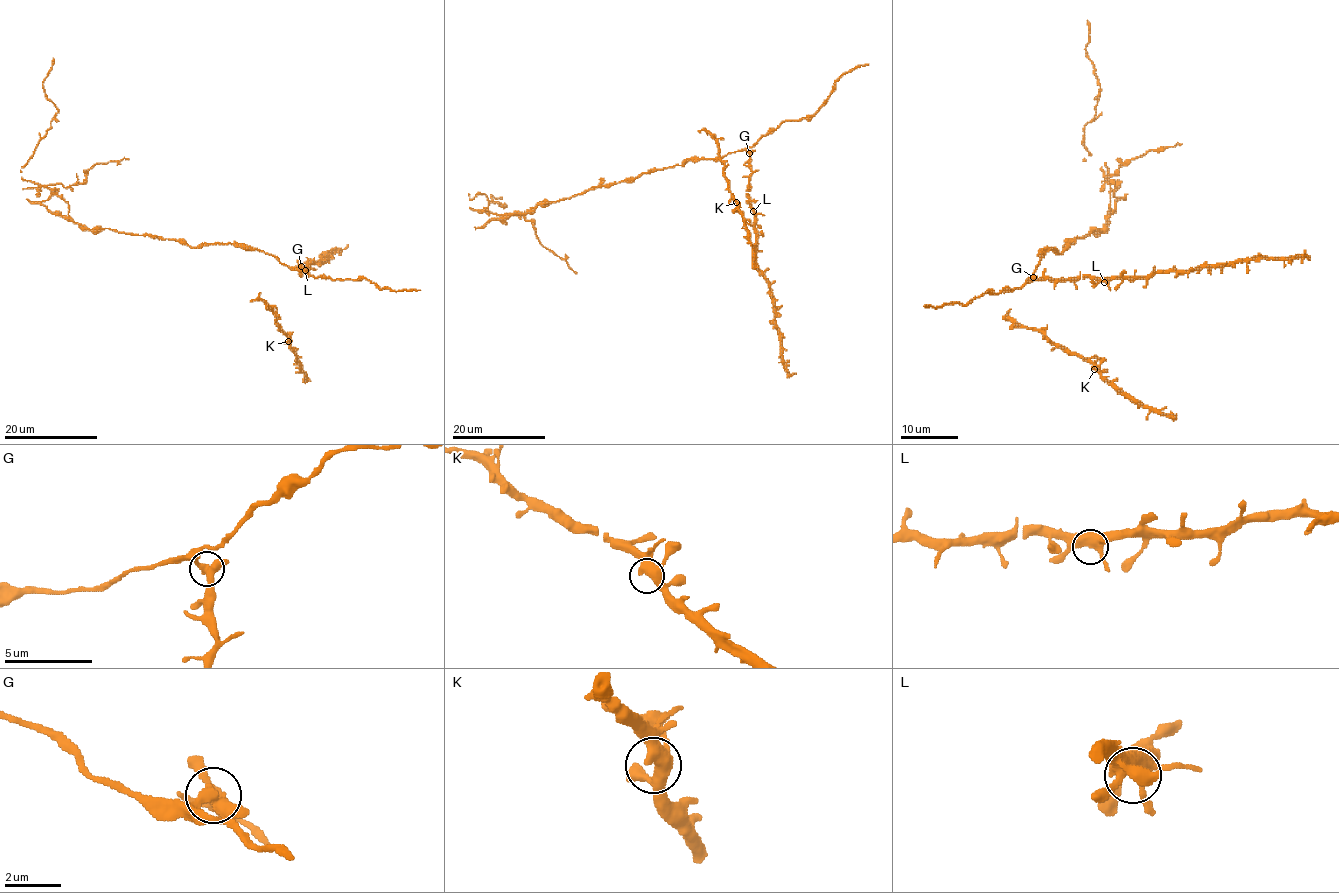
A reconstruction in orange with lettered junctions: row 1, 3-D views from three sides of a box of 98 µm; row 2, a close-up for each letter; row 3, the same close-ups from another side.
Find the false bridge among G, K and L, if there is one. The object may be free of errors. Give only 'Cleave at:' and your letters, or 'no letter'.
Cleave at: G

